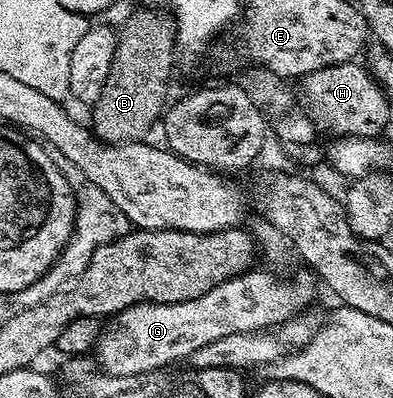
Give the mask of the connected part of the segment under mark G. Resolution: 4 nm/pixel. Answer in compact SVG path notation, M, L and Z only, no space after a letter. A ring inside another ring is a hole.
M302 269L292 279L278 279L267 271L257 270L236 275L195 300L137 303L120 311L104 326L93 348L98 366L106 374L117 377L155 373L160 370L158 367L167 367L178 359L186 360L197 349L221 337L250 335L252 331L282 325L306 312L303 310L314 301L317 279L310 270Z

